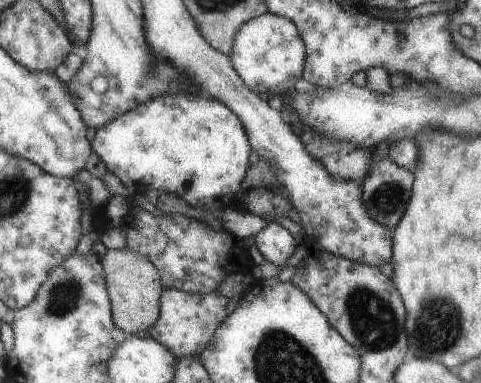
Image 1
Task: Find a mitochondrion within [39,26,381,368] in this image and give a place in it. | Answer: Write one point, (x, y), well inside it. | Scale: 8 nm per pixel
(65, 295)

